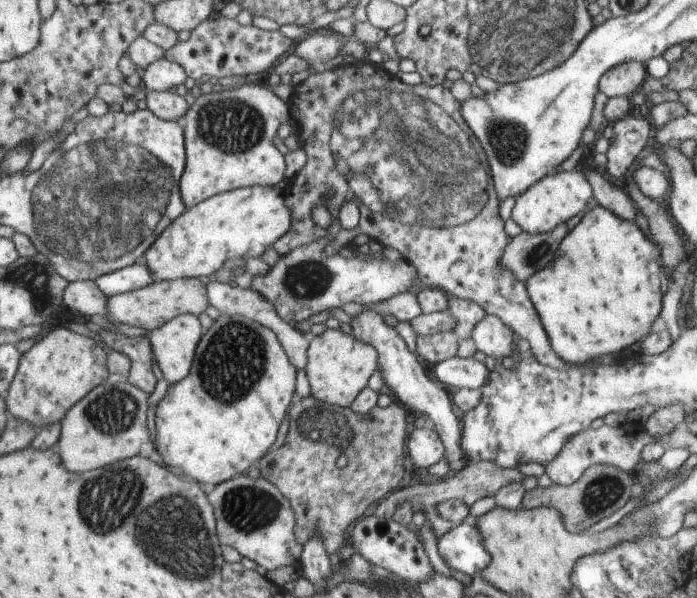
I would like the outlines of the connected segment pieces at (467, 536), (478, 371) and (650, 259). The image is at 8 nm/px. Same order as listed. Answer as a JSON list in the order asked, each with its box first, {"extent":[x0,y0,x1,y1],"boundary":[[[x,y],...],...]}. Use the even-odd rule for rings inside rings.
[{"extent":[437,517,491,577],"boundary":[[[471,517],[453,526],[438,541],[437,547],[448,566],[473,577],[491,562],[491,556],[482,544],[482,538]]]},{"extent":[433,356,491,390],"boundary":[[[458,356],[443,360],[433,366],[436,379],[444,387],[451,390],[481,389],[489,382],[491,372],[488,371],[484,361],[478,361],[474,357],[467,359]]]},{"extent":[525,205,662,366],"boundary":[[[598,205],[591,211],[586,213],[583,218],[576,224],[574,228],[562,239],[559,244],[557,255],[554,260],[547,264],[542,270],[533,274],[531,278],[525,282],[527,293],[530,300],[539,314],[542,326],[548,333],[553,349],[559,357],[562,357],[571,366],[584,366],[590,364],[594,360],[598,360],[602,355],[612,355],[614,353],[623,352],[628,346],[632,346],[635,342],[644,340],[644,336],[650,332],[650,326],[654,324],[654,320],[660,316],[662,312],[662,282],[660,282],[660,248],[655,242],[650,242],[646,238],[646,234],[636,226],[631,220],[620,218],[617,214],[611,213],[610,210]]]}]

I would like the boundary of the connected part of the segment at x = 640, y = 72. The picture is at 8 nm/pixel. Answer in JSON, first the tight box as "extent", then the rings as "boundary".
{"extent":[601,61,646,98],"boundary":[[[628,61],[606,71],[601,78],[601,91],[608,98],[614,96],[630,97],[638,86],[645,82],[646,70],[641,62]]]}

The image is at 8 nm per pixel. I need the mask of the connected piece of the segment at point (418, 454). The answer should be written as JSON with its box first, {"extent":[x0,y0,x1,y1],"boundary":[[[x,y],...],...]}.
{"extent":[409,428,445,469],"boundary":[[[436,428],[414,429],[409,438],[409,453],[413,469],[427,469],[445,456],[445,445]]]}

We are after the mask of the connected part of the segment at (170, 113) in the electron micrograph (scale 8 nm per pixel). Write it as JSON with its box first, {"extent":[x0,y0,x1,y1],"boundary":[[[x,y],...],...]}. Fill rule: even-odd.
{"extent":[147,90,191,121],"boundary":[[[176,90],[149,91],[147,95],[148,108],[164,120],[182,121],[186,118],[191,106],[184,96]]]}

